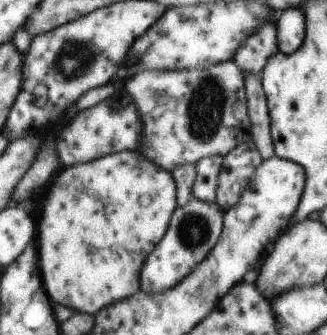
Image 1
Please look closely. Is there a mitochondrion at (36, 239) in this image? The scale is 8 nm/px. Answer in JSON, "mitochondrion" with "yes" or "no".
{"mitochondrion":"no"}

